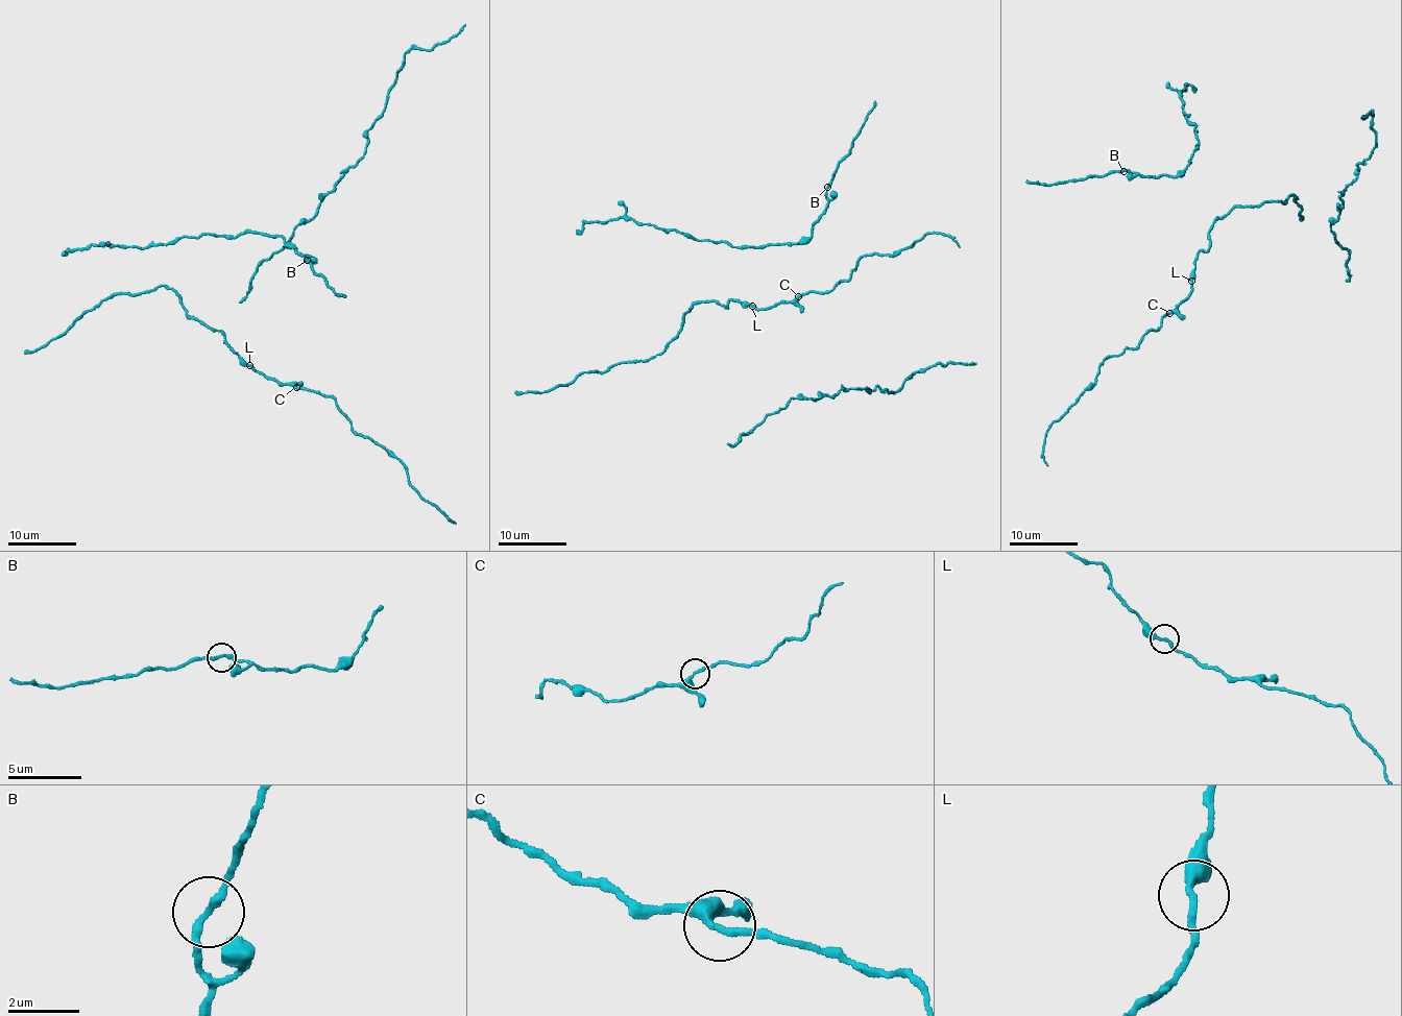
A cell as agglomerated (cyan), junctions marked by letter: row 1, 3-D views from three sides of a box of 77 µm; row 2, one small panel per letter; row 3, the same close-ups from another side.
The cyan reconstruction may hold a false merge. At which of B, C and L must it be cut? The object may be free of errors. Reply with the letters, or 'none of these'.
none of these

